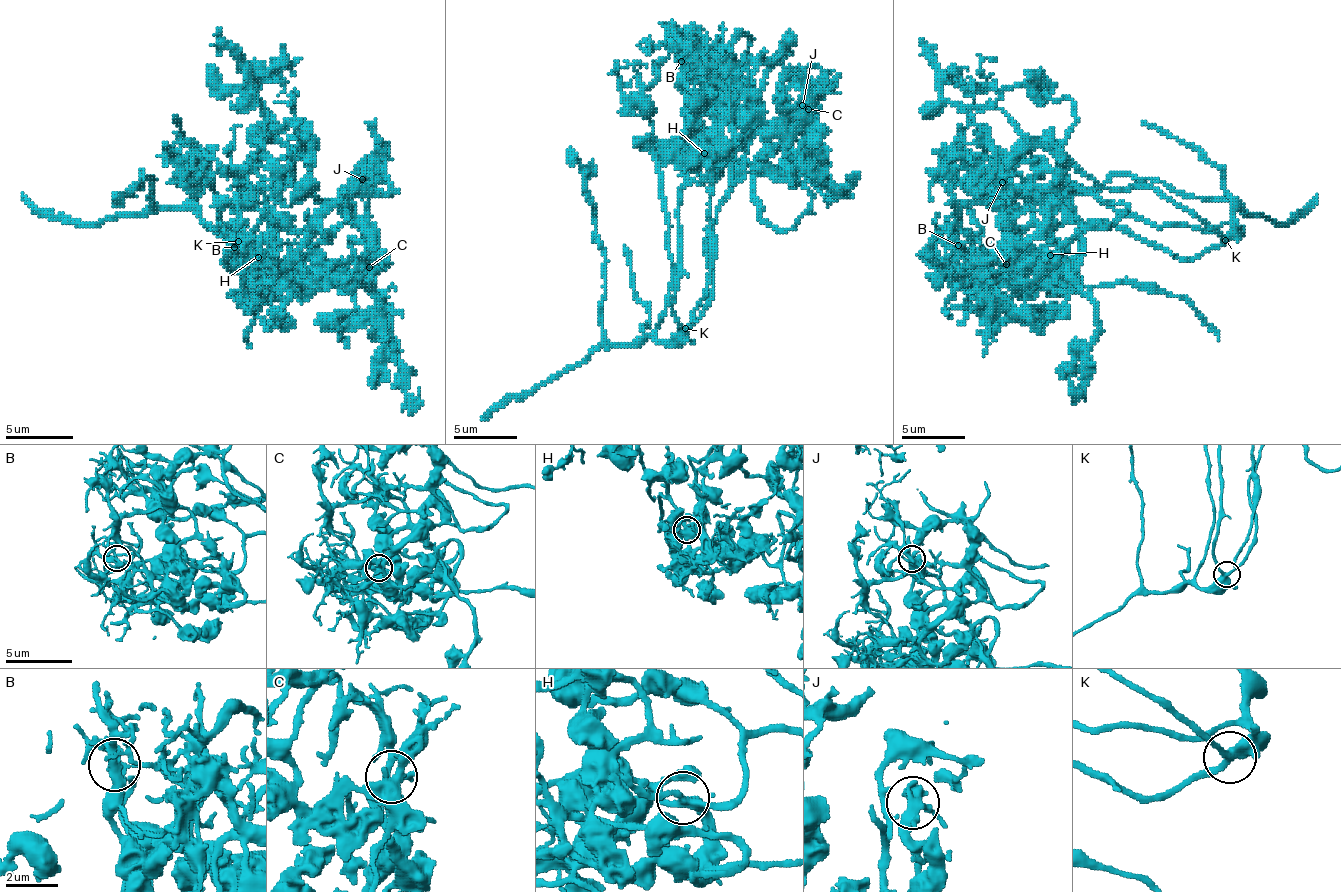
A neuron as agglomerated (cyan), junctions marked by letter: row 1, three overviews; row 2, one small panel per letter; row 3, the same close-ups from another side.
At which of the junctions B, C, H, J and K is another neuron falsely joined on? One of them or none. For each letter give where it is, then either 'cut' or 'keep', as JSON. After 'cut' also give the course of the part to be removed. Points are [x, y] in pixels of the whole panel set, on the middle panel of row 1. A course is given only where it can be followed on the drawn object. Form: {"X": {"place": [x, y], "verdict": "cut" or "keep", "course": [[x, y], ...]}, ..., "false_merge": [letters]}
{"B": {"place": [681, 61], "verdict": "keep"}, "C": {"place": [808, 109], "verdict": "keep"}, "H": {"place": [704, 153], "verdict": "keep"}, "J": {"place": [802, 105], "verdict": "keep"}, "K": {"place": [685, 328], "verdict": "keep"}, "false_merge": []}

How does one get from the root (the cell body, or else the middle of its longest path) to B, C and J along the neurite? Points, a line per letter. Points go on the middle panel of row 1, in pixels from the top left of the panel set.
B: (735, 178), (735, 166), (748, 150), (745, 96), (735, 86), (729, 105), (697, 105), (681, 90), (681, 61)
C: (735, 178), (751, 166), (761, 217), (789, 229), (812, 201), (793, 175), (796, 153), (808, 137), (808, 109)
J: (735, 178), (751, 166), (761, 217), (780, 229), (799, 220), (812, 201), (802, 105)

